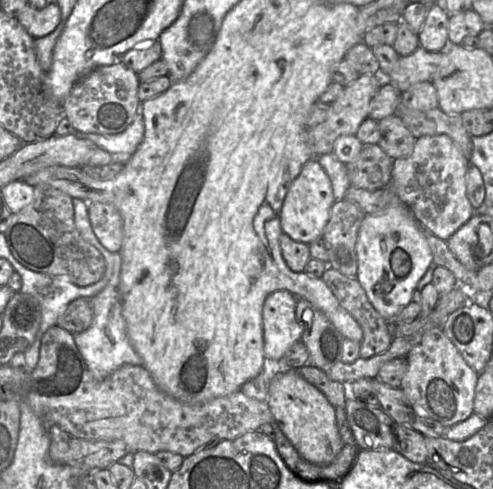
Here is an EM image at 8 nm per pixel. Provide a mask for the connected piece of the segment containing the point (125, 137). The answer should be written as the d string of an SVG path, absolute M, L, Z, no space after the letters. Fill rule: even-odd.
M140 103L140 109L138 108L138 112L136 113L133 121L127 126L125 130L123 130L120 133L117 134L97 134L97 133L85 133L76 131L75 135L78 138L90 140L93 142L96 146L98 146L101 149L104 149L111 153L114 158L116 157L130 157L138 148L140 143L143 140L144 136L144 118L141 110L141 103Z

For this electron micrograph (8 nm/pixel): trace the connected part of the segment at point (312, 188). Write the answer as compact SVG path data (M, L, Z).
M311 158L302 166L300 173L290 184L284 198L280 212L280 224L283 232L294 241L307 244L322 237L334 203L335 198L329 176L317 158Z

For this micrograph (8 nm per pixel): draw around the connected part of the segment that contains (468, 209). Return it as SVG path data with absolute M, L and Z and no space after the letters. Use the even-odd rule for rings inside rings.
M424 135L416 138L409 156L394 159L390 189L427 232L447 241L475 213L466 195L469 165L469 161L448 135Z

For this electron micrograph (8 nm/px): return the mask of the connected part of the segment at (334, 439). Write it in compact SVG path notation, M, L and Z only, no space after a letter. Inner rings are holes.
M281 369L273 375L268 388L267 405L272 420L305 461L328 465L341 452L342 441L336 424L335 407L297 369Z

